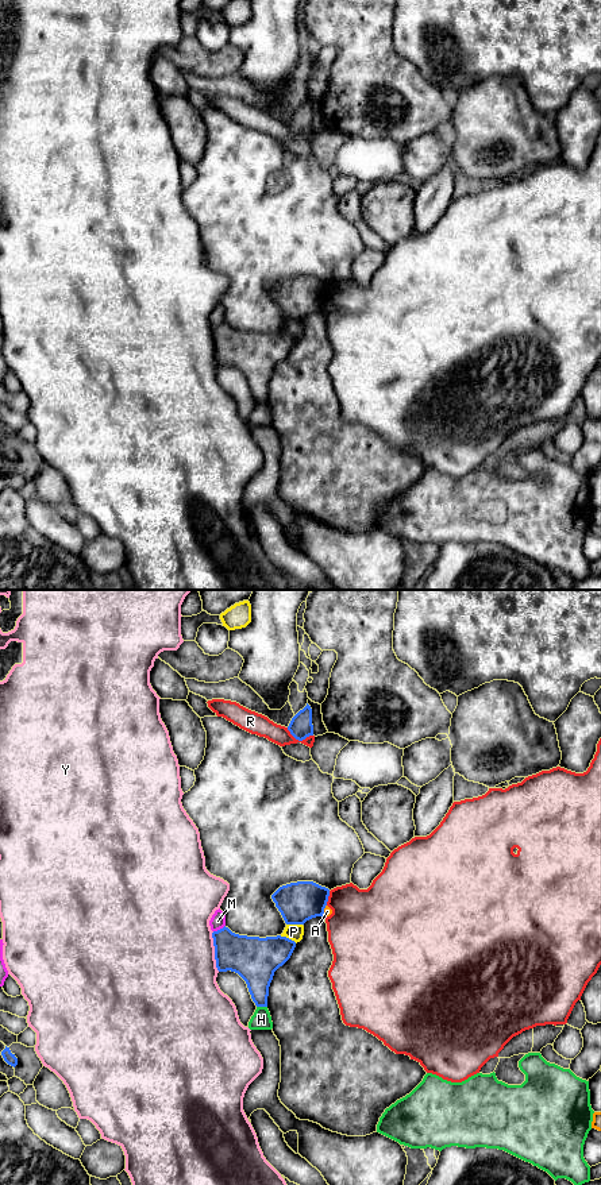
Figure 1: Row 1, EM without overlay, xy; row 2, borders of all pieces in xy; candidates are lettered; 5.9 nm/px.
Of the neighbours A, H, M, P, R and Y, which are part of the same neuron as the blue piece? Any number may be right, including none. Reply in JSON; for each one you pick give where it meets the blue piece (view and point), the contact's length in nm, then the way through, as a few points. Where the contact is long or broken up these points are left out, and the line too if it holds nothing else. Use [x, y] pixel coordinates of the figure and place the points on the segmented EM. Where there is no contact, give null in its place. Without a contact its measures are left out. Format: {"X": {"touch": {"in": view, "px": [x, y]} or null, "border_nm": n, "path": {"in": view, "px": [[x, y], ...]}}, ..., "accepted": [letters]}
{"accepted": []}

